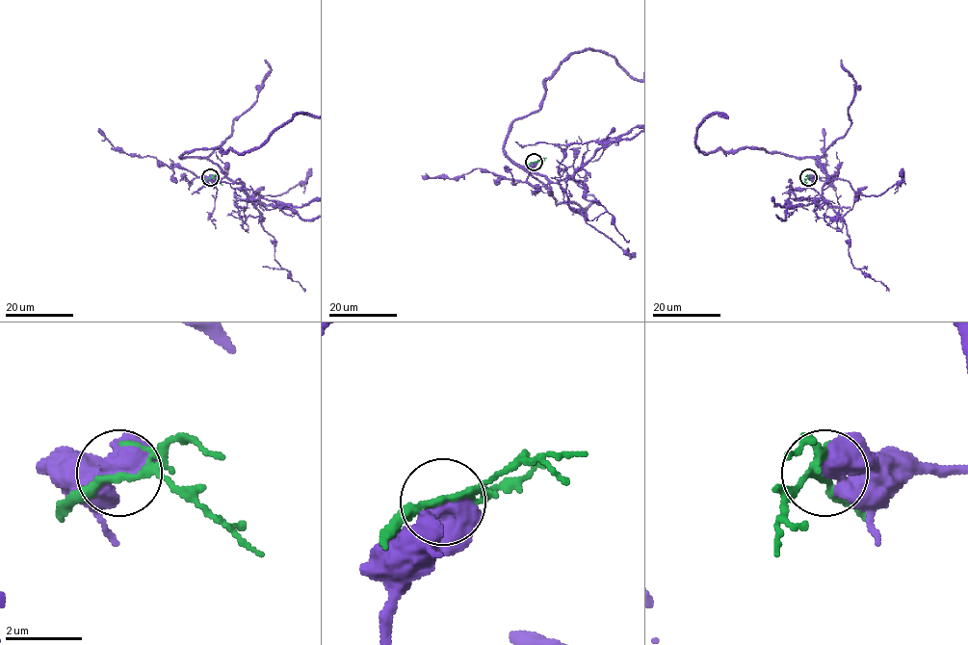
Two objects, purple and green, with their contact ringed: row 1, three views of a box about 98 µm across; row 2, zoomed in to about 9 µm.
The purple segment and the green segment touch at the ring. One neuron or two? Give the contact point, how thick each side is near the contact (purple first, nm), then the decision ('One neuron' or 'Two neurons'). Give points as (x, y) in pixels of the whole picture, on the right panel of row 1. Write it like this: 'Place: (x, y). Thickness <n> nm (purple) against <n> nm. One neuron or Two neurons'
Place: (808, 177). Thickness 700 nm (purple) against 180 nm. Two neurons

